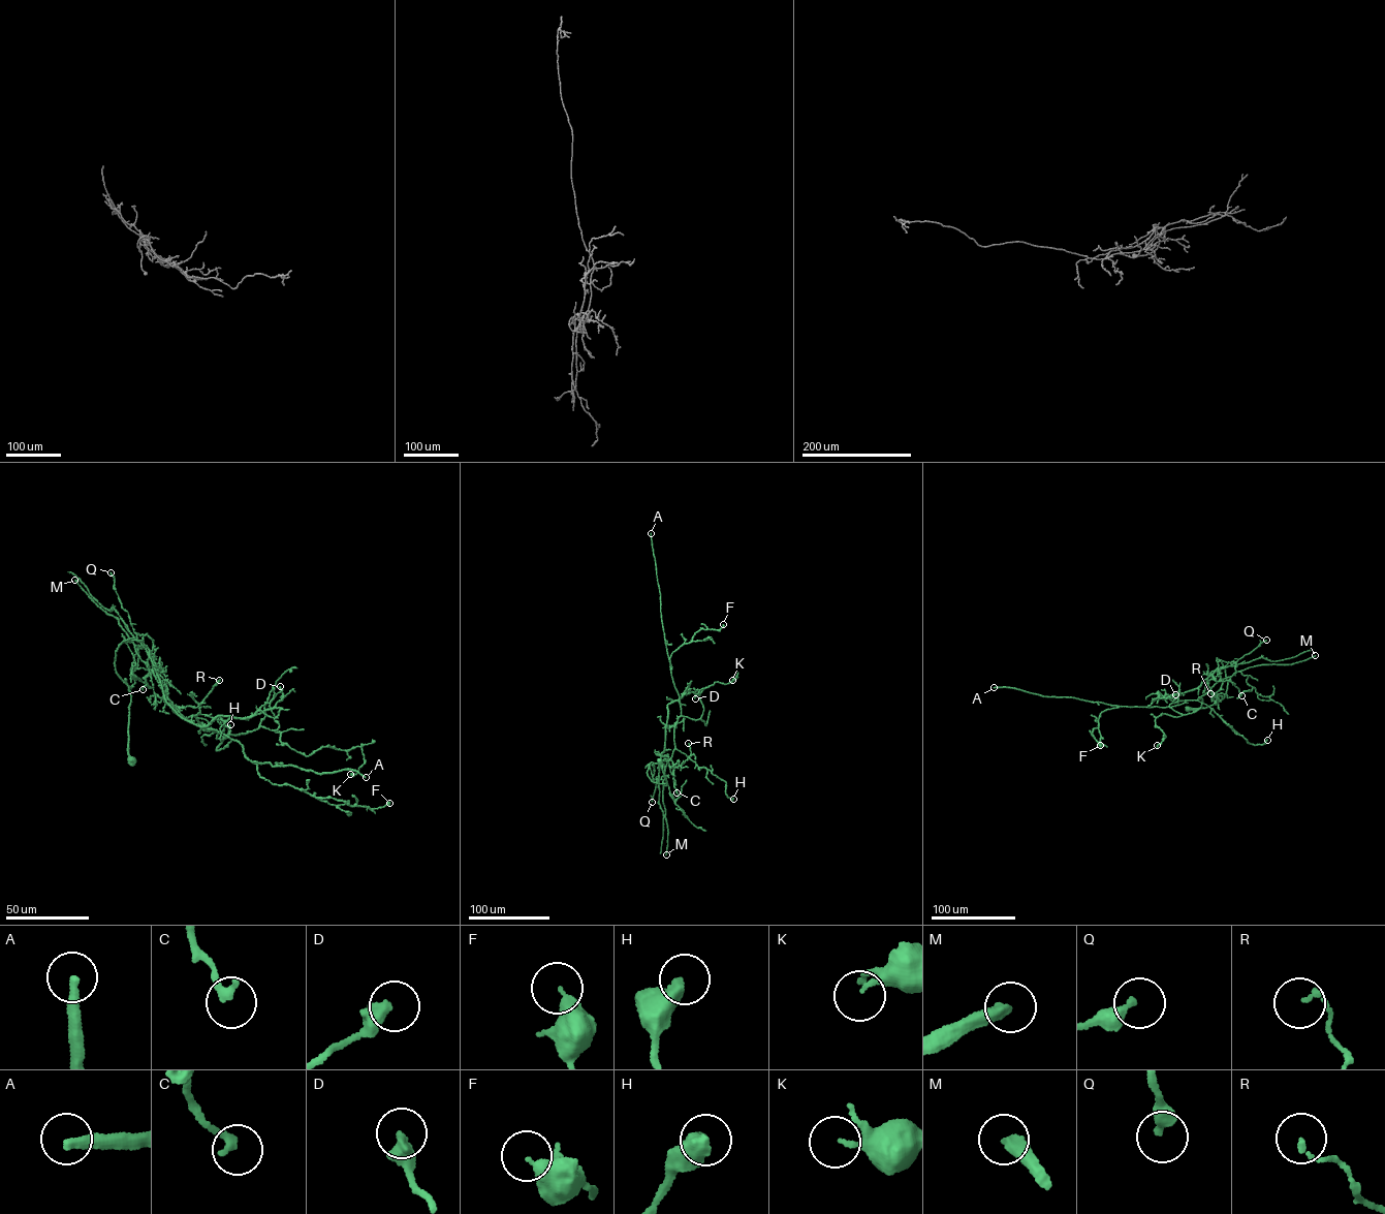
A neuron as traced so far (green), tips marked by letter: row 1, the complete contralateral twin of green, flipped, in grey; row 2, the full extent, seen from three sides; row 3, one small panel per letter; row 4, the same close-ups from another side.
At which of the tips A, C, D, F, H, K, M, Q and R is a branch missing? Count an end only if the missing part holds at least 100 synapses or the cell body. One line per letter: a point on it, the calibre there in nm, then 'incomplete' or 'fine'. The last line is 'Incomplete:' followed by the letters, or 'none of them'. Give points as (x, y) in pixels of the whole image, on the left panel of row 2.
A: place (366, 777); calibre 260 nm; incomplete
C: place (143, 689); calibre 240 nm; fine
D: place (280, 686); calibre 440 nm; fine
F: place (389, 803); calibre 400 nm; fine
H: place (230, 724); calibre 480 nm; fine
K: place (350, 774); calibre 190 nm; fine
M: place (74, 580); calibre 360 nm; incomplete
Q: place (111, 572); calibre 320 nm; fine
R: place (219, 680); calibre 130 nm; fine
Incomplete: A, M

